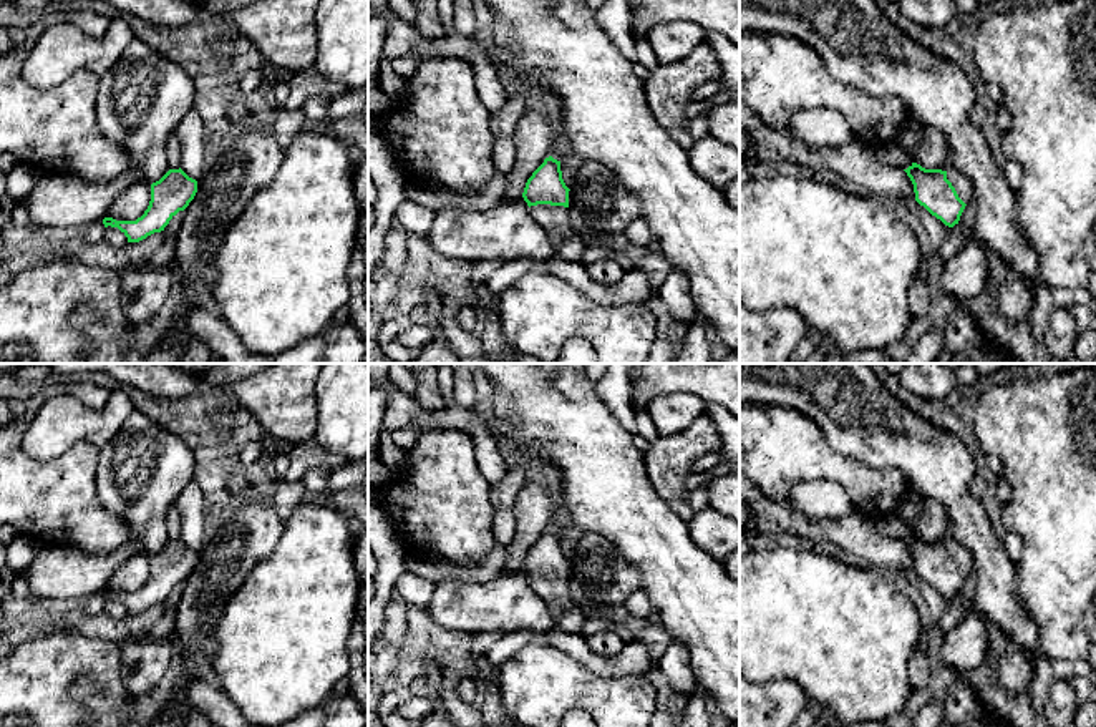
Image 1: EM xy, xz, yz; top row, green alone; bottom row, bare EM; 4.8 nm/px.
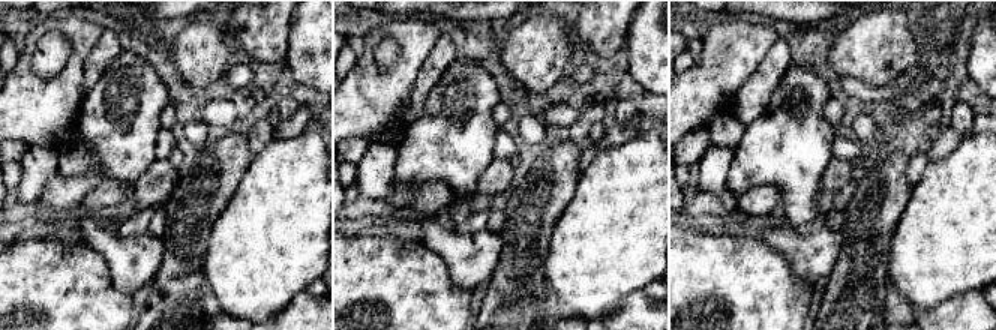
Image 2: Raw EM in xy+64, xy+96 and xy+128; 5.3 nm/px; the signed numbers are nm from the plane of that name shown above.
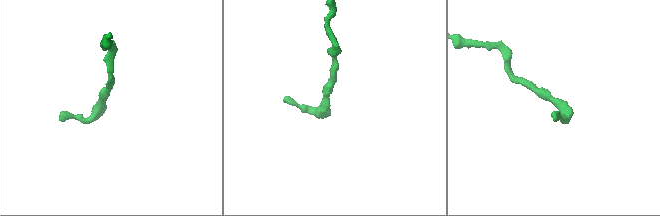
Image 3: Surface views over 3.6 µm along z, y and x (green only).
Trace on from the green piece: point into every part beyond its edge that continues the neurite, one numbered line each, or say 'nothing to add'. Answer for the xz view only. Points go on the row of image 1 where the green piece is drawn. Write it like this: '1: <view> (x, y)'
1: xz (556, 219)

